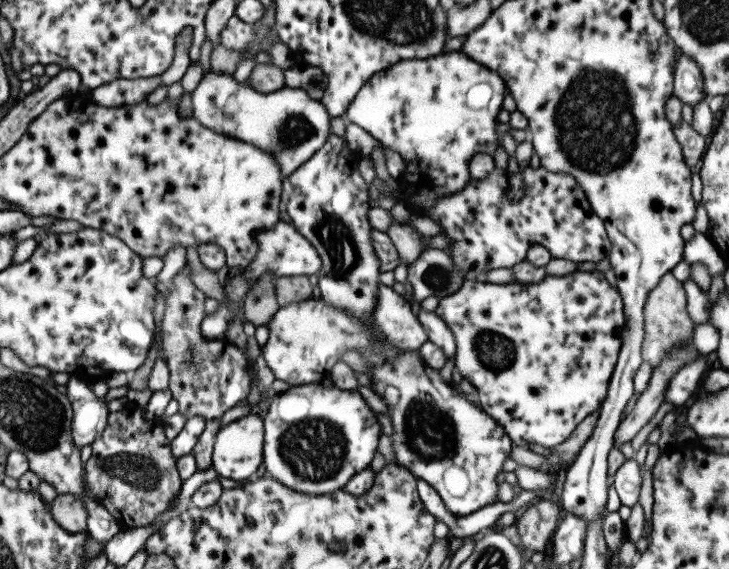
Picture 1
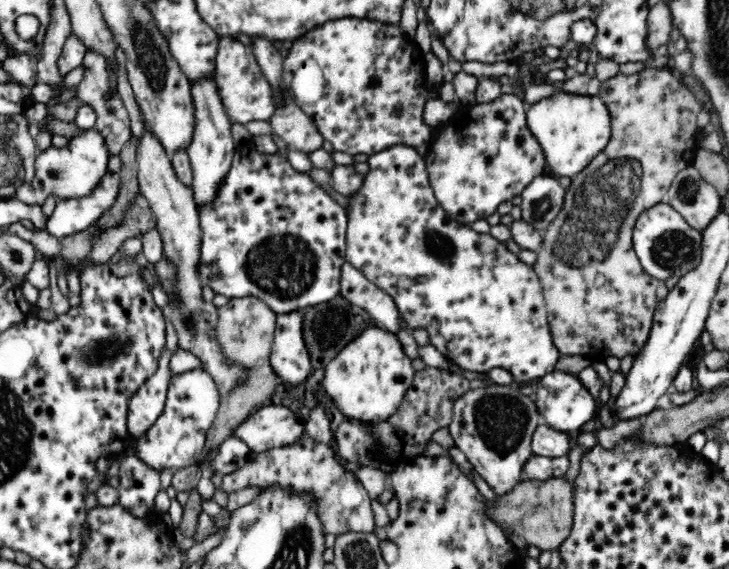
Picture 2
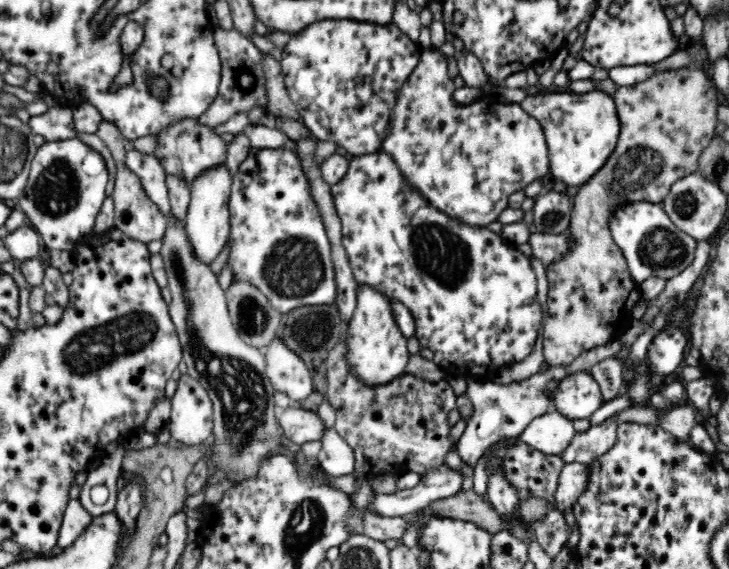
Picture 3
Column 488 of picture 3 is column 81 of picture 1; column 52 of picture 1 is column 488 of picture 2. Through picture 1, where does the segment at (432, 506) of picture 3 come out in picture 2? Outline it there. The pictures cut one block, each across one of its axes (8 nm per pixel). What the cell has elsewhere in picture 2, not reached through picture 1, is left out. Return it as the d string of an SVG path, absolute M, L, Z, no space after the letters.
M563 478L548 481L523 479L514 489L494 500L482 500L482 513L494 521L506 536L524 538L528 547L533 545L542 551L554 551L566 541L572 526L573 482Z

